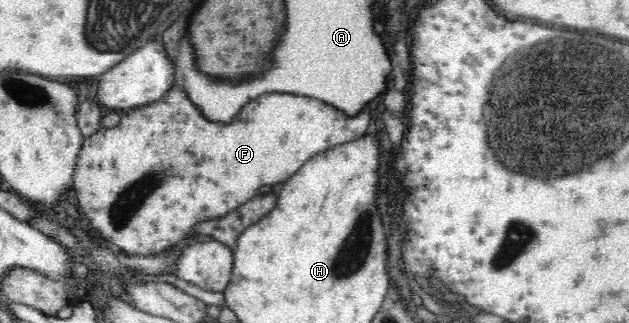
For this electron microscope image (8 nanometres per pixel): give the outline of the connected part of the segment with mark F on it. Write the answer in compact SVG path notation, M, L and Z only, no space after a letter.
M176 83L163 99L132 108L132 111L121 117L117 127L100 127L97 133L84 138L78 162L74 167L73 181L71 183L73 185L72 189L76 193L79 212L89 221L89 225L95 231L96 237L106 239L111 245L119 247L120 251L125 255L151 257L151 255L159 255L161 251L167 251L167 249L181 244L183 239L195 233L194 228L198 225L197 223L225 217L230 211L241 207L252 197L258 195L258 191L263 185L273 186L276 183L286 182L314 155L360 138L367 131L369 125L371 125L371 113L367 109L353 117L352 115L345 115L345 113L337 111L335 107L325 105L323 101L317 101L317 99L307 99L307 97L297 97L297 95L279 95L279 93L266 94L250 101L245 107L239 109L239 113L235 115L231 123L215 123L207 119L206 116L203 119L202 111L194 103L191 103L190 99L187 99L187 94L183 90L179 90Z

